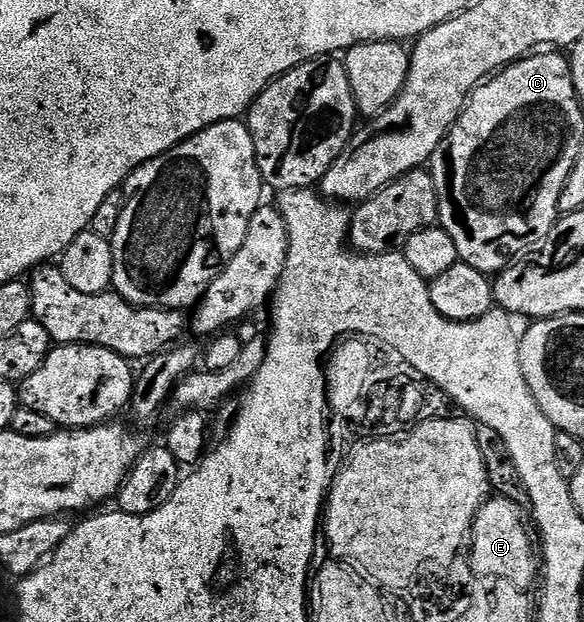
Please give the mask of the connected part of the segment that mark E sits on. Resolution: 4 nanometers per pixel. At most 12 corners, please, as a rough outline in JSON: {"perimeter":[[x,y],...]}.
{"perimeter":[[487,499],[470,556],[478,572],[529,592],[536,543],[517,501]]}

